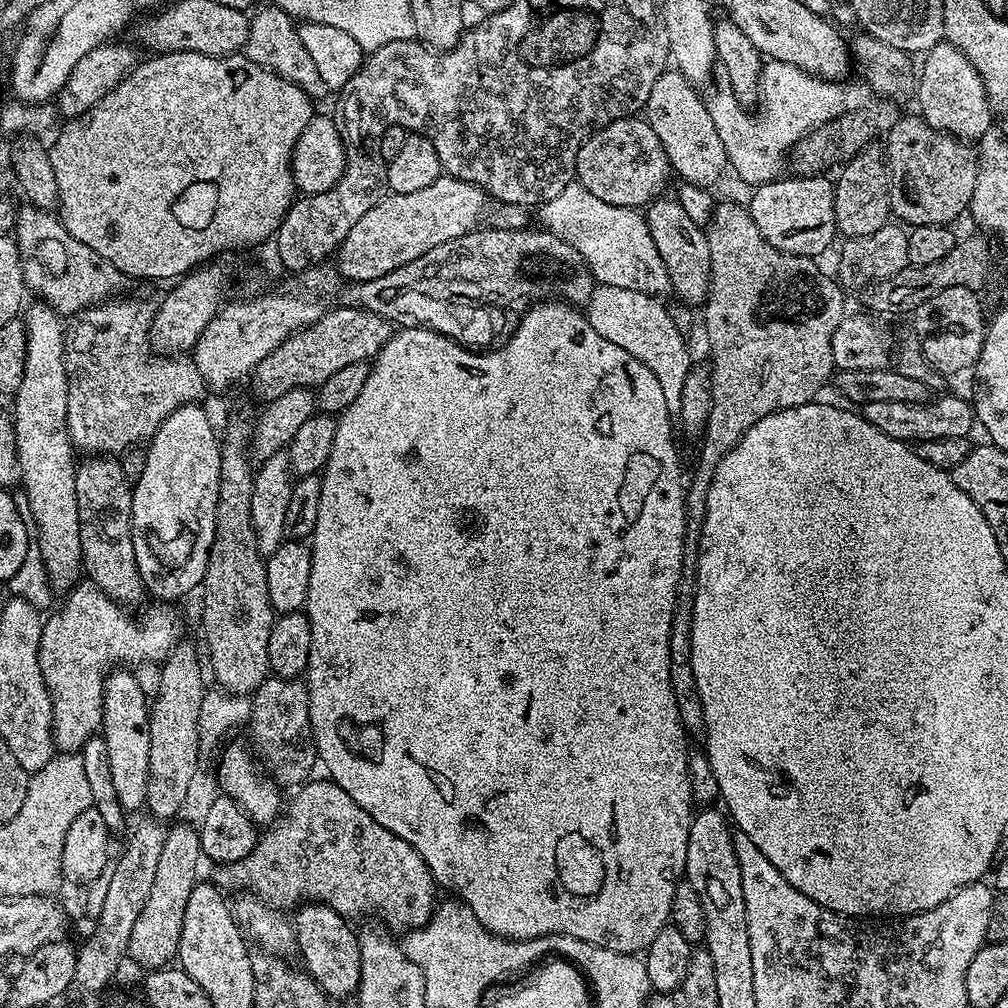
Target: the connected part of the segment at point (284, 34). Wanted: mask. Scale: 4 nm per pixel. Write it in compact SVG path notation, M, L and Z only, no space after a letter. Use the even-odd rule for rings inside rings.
M265 6L256 13L251 13L248 21L248 37L242 49L243 55L250 58L258 66L278 74L283 80L289 80L298 85L307 96L319 98L326 92L322 77L306 54L306 46L302 46L302 38L298 38L297 25L293 17L287 16L281 8Z

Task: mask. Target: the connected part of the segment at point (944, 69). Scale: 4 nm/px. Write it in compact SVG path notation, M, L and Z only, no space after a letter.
M941 42L936 44L923 57L924 65L918 68L918 83L915 85L916 100L920 103L918 115L925 120L934 130L944 132L948 136L954 136L965 142L978 142L982 134L986 134L994 126L992 107L986 98L986 90L982 86L982 78L974 66L970 66L970 58L962 54L953 44Z

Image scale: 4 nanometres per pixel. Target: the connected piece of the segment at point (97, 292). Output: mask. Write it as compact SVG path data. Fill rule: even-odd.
M24 206L17 214L14 229L18 254L24 271L24 282L37 292L39 299L49 304L61 317L72 318L77 314L119 297L129 291L129 277L106 262L86 242L78 242L66 230L59 215L48 210Z

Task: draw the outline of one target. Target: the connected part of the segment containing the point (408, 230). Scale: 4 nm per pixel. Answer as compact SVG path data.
M442 174L430 186L410 194L384 194L377 199L354 222L350 234L334 253L336 268L348 282L382 278L382 274L390 274L390 270L398 270L398 266L406 266L406 262L414 262L414 258L422 258L434 246L442 246L442 242L450 242L454 238L462 238L462 234L474 232L481 227L484 211L490 205L490 197L478 186L470 182L462 182L453 176Z

